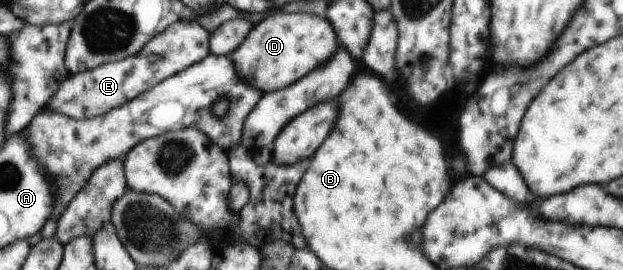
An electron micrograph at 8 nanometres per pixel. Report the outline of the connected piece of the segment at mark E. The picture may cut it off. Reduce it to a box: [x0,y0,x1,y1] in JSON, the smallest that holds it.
[48,19,211,119]

